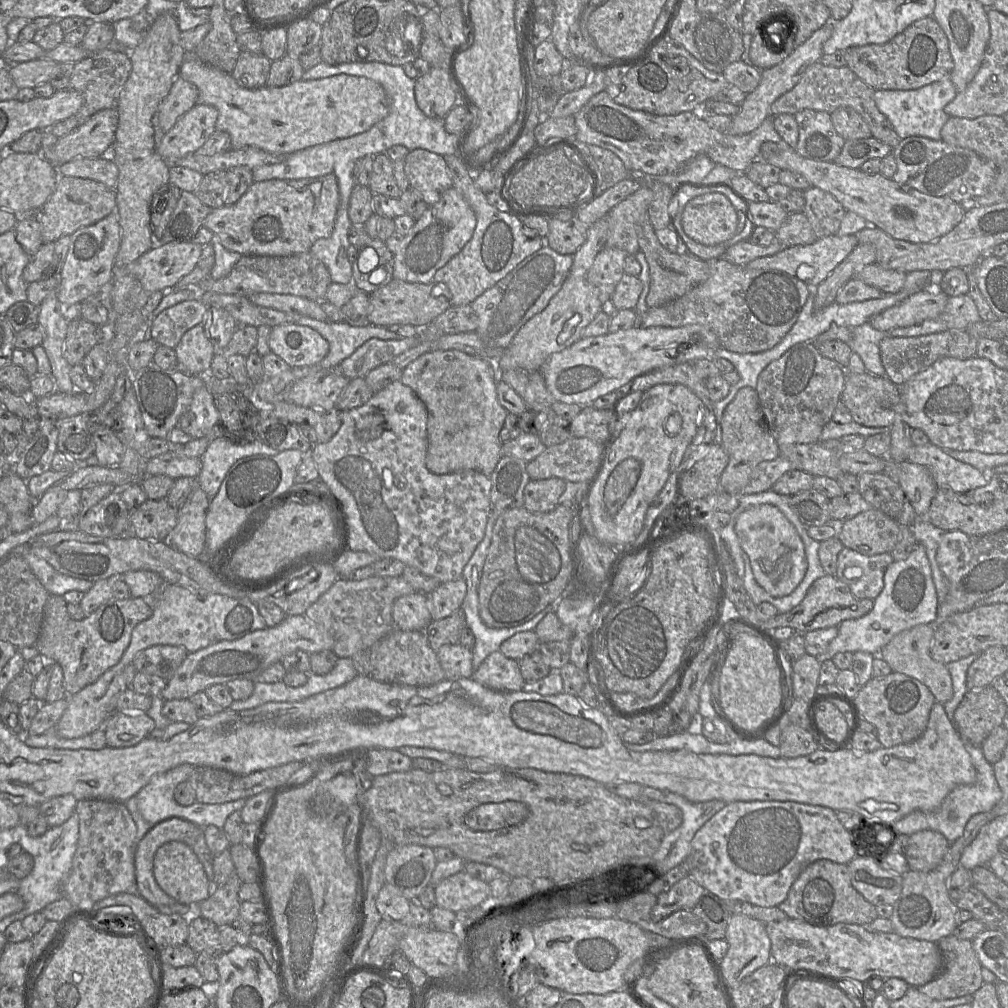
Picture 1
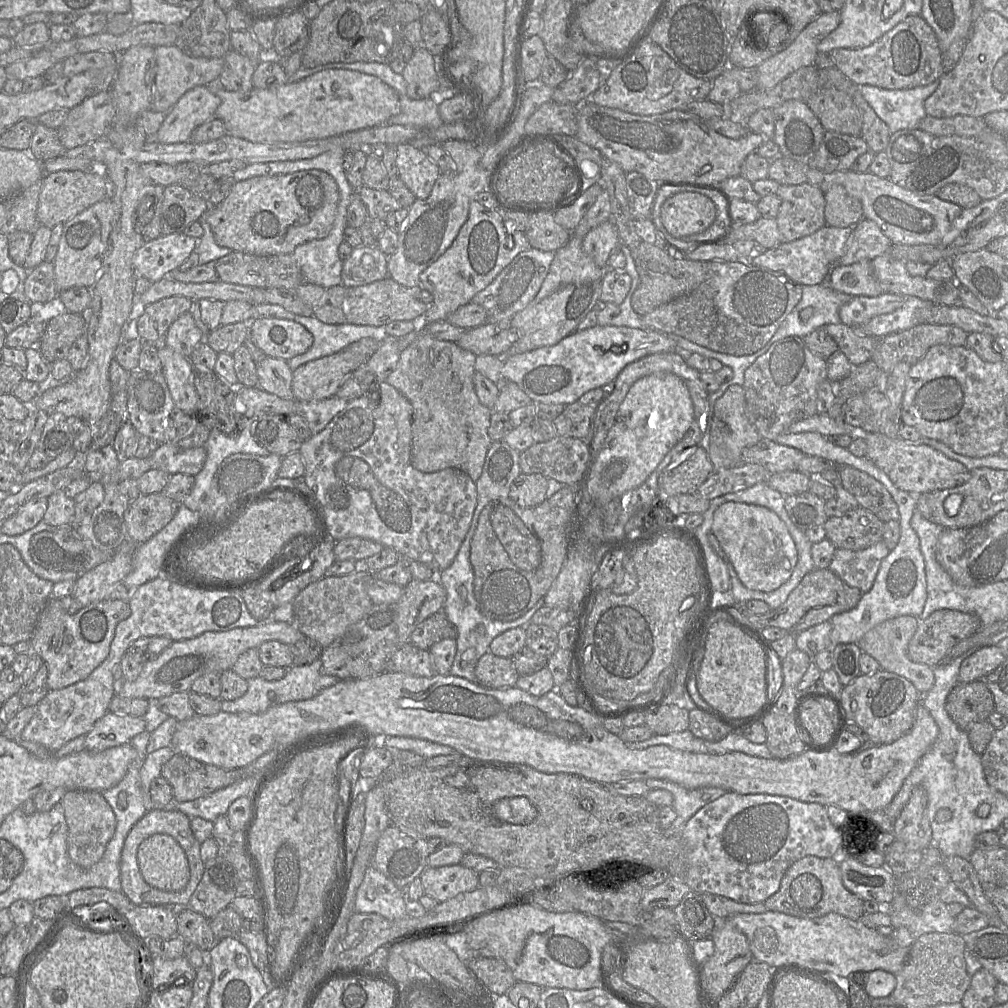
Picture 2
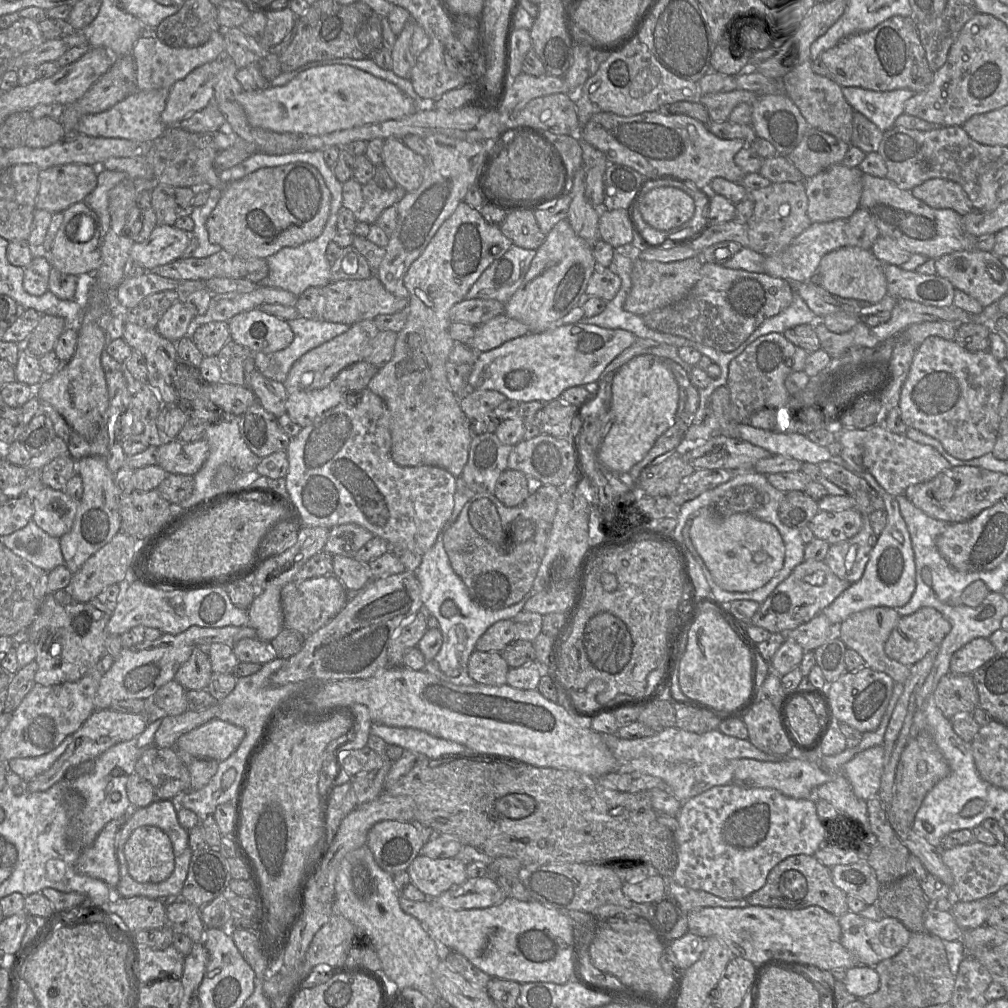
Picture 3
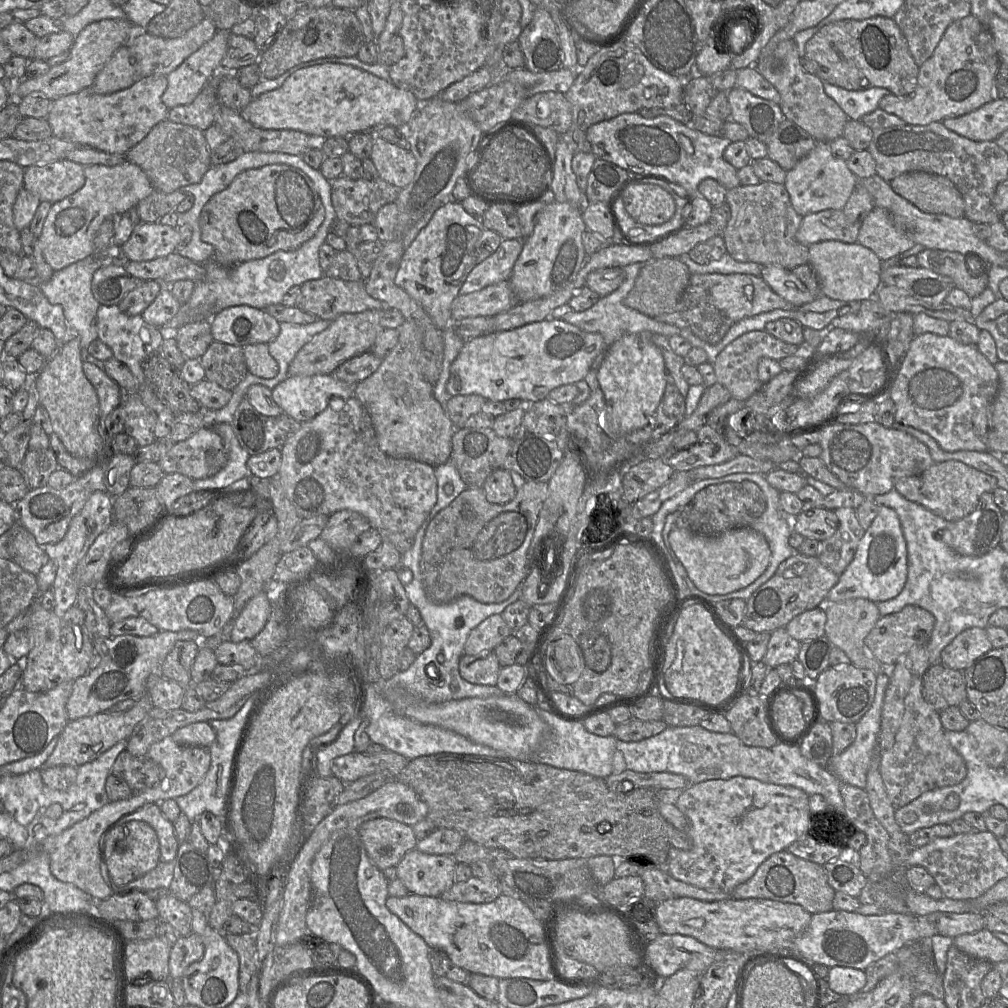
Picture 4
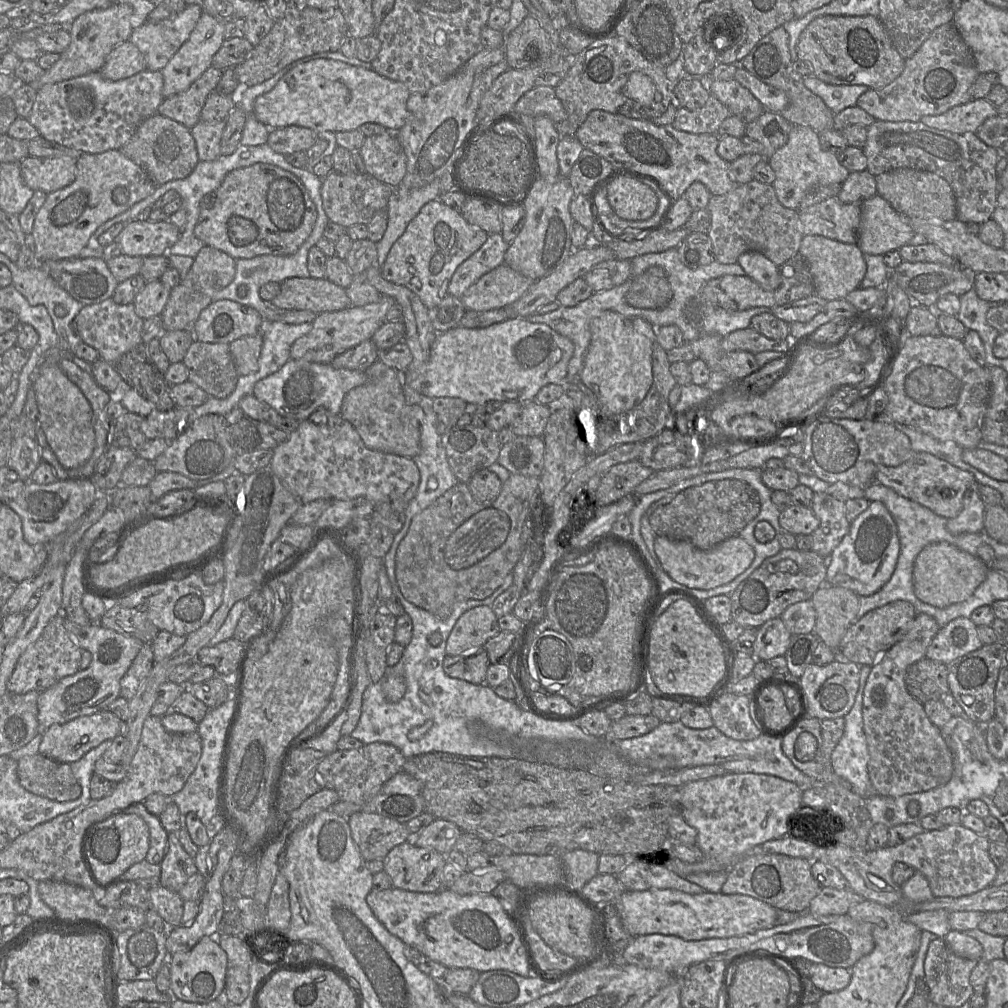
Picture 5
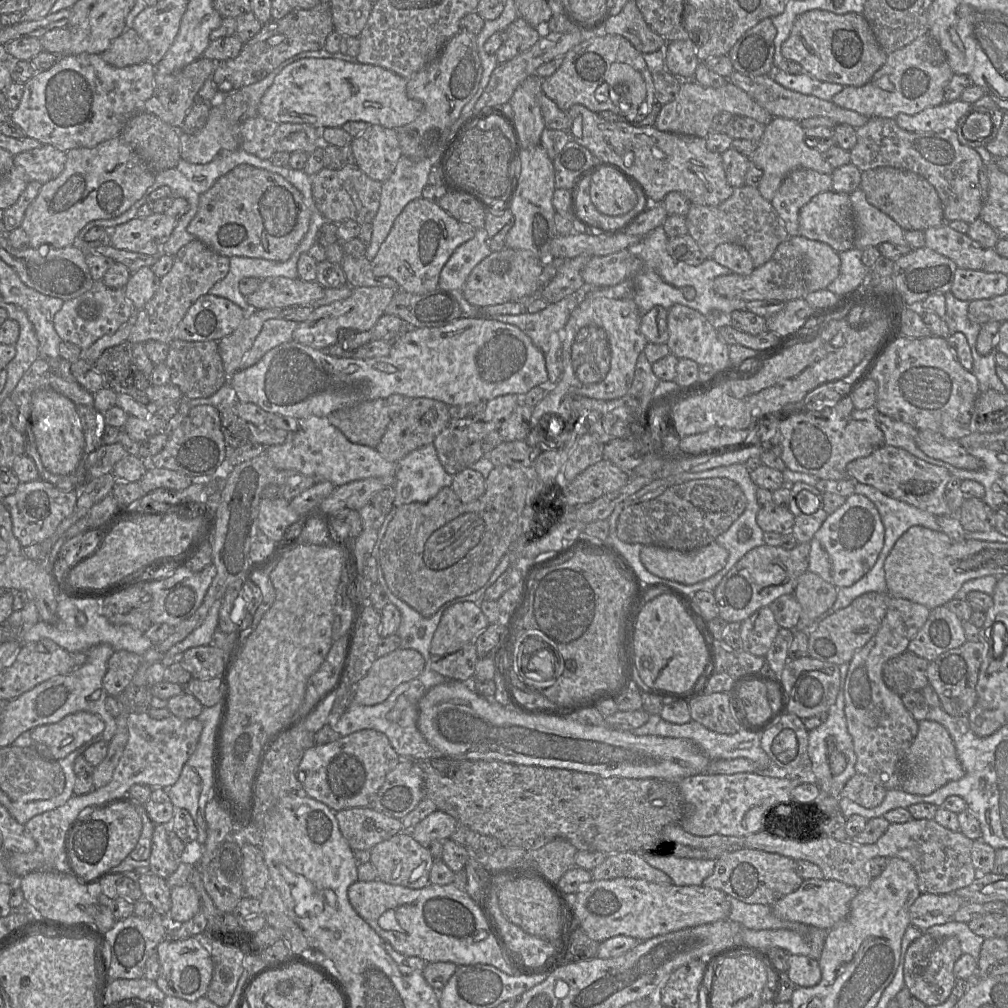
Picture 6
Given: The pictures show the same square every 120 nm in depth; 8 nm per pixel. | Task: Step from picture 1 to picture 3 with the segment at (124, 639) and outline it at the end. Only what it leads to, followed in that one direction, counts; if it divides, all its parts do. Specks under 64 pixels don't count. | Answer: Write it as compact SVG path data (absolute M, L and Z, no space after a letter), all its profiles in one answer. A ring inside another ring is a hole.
M48 593L44 597L35 619L28 628L29 641L36 651L34 661L38 665L34 679L36 684L42 686L76 681L96 666L106 653L104 630L115 606L96 598L84 603L60 605L52 594Z

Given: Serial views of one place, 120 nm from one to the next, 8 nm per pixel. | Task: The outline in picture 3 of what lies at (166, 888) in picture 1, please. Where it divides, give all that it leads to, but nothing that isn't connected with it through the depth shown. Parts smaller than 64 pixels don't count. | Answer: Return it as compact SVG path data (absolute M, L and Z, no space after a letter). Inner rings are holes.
M155 826L133 831L124 846L130 876L139 883L160 883L175 868L173 845L168 835Z

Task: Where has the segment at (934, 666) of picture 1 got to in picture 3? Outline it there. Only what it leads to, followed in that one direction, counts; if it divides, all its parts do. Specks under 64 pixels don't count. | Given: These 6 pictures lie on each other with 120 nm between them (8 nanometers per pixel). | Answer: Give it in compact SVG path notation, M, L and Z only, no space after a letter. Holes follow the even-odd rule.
M875 607L849 616L836 629L836 635L848 649L854 650L864 659L865 665L890 676L895 683L904 683L911 674L911 667L890 659L884 650L885 643L901 616L893 608Z

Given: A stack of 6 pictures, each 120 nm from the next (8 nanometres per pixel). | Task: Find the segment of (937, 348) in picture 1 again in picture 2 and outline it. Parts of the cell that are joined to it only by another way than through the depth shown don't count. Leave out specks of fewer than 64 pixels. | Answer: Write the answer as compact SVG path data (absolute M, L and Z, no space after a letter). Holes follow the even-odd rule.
M919 324L877 339L871 359L889 374L900 362L914 365L935 345L965 346L967 336L955 325Z

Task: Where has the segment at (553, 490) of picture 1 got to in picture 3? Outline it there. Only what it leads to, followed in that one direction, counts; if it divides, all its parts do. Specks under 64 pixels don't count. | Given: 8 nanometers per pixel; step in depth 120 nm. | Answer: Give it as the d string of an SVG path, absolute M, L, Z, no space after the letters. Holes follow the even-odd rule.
M509 468L500 474L493 492L500 502L510 507L520 505L530 494L526 475Z

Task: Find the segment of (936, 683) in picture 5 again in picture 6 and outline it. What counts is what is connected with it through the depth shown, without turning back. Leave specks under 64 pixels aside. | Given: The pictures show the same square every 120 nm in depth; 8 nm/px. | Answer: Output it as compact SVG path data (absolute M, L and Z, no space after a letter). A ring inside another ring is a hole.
M904 652L883 665L883 681L899 696L910 691L921 691L929 685L927 678L929 662L911 652Z

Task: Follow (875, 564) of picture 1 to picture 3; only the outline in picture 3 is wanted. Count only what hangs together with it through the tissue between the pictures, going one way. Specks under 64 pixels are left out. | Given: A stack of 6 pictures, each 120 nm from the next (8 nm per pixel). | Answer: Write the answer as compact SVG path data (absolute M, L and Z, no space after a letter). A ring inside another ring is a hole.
M864 516L863 526L854 537L830 545L824 563L840 579L850 584L856 583L863 576L877 540L878 536L872 530L868 516Z

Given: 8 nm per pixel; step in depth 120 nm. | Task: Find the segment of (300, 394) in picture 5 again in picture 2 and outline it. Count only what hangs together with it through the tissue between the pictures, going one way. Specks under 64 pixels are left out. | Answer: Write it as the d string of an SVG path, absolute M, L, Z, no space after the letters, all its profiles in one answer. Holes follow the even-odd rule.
M338 396L319 401L299 402L299 415L305 419L311 434L317 434L345 408L347 402Z

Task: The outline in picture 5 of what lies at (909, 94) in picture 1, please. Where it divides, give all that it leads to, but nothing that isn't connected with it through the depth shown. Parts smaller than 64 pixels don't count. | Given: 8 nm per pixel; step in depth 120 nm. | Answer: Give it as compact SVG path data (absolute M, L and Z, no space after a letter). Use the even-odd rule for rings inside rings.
M803 76L803 84L820 97L834 114L847 107L856 106L859 96L870 89L864 85L832 85L815 76Z

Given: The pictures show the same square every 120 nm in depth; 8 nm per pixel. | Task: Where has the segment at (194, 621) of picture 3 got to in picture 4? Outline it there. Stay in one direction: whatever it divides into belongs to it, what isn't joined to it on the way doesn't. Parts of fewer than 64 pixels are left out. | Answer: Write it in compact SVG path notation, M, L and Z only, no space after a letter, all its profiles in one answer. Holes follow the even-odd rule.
M197 581L175 588L152 588L147 591L118 591L106 610L110 623L129 617L142 617L159 631L195 630L204 637L219 634L229 621L235 619L231 596L223 593L215 581Z

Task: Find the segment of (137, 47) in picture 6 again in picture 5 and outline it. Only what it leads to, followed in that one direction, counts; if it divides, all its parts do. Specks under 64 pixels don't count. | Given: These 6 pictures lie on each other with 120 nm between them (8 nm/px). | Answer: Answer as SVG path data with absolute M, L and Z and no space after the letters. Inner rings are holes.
M127 40L113 48L99 73L107 80L117 81L146 69L142 53L130 40Z

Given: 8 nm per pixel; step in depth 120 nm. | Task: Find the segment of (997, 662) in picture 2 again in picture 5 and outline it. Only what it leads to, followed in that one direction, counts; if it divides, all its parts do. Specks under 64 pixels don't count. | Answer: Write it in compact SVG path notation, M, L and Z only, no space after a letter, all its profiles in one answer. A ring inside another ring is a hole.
M957 618L939 628L927 648L925 658L947 665L982 647L976 626L969 618Z

